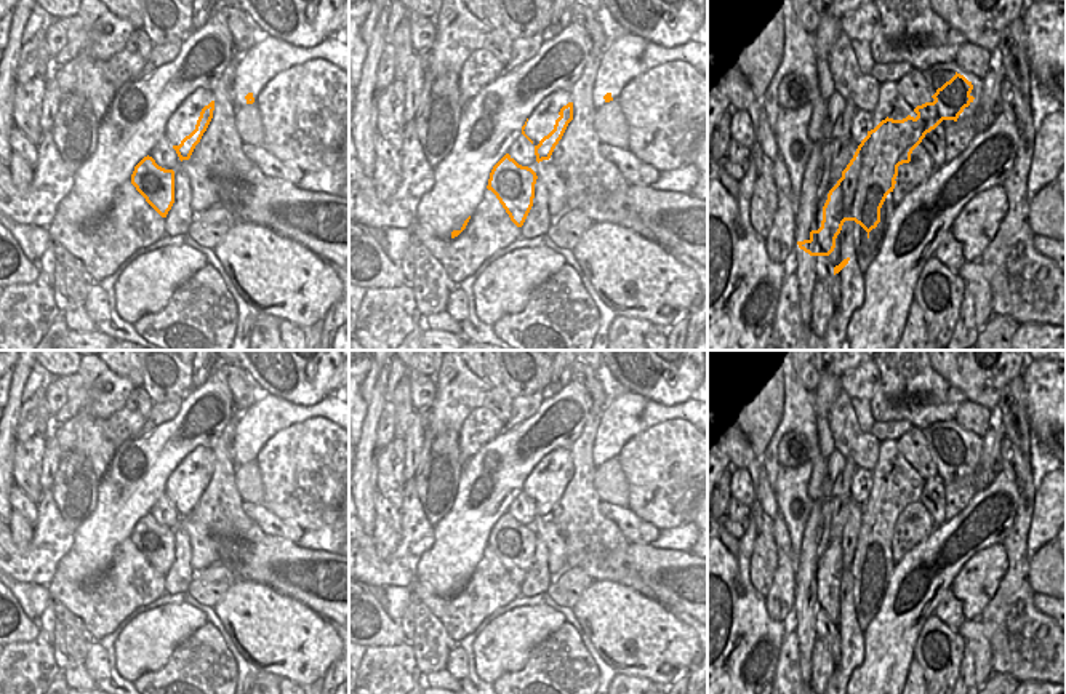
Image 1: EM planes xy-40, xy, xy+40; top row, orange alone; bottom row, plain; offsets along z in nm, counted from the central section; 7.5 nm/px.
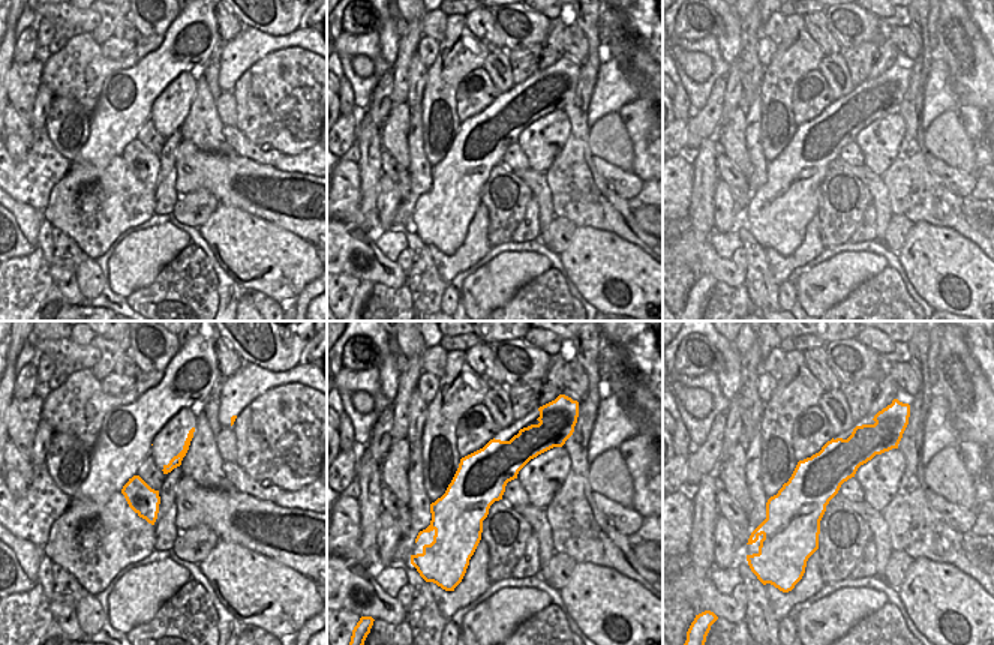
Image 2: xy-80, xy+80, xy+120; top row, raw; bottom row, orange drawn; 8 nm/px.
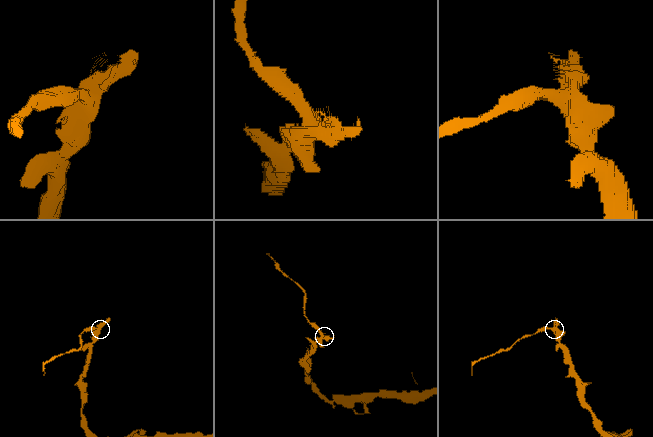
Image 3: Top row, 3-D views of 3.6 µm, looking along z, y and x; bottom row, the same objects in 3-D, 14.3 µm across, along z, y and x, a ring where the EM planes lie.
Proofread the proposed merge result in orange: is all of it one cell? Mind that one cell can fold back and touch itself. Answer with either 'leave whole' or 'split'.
split

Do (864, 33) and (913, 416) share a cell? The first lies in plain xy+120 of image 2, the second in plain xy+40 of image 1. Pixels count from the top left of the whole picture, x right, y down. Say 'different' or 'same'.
same

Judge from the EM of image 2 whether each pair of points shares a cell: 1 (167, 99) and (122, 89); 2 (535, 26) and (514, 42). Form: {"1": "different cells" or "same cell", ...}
{"1": "different cells", "2": "same cell"}

